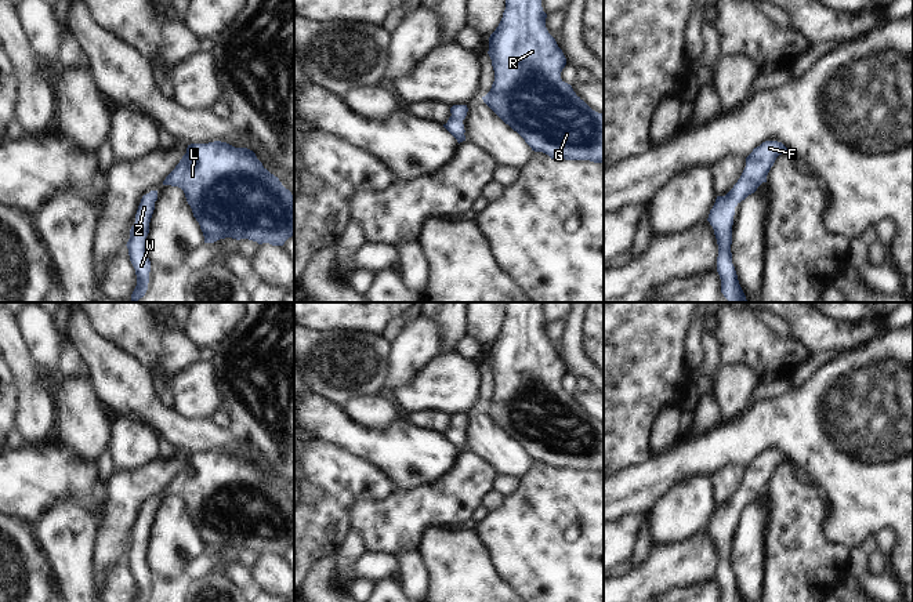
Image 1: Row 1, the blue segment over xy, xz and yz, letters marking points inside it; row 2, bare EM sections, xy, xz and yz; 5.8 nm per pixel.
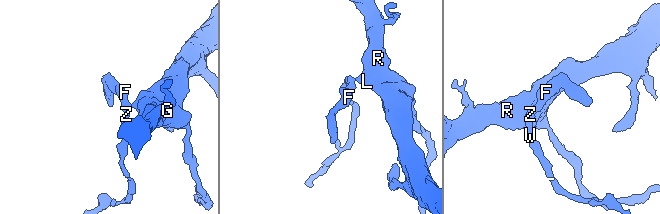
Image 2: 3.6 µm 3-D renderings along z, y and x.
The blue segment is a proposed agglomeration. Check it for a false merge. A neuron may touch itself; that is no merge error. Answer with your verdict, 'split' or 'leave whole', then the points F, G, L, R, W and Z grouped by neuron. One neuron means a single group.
leave whole | F G L R W Z

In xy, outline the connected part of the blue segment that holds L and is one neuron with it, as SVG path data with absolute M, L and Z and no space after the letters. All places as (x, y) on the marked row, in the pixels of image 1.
M221 141L191 144L163 185L184 191L204 243L232 237L283 246L294 236L294 196L247 148L235 148Z

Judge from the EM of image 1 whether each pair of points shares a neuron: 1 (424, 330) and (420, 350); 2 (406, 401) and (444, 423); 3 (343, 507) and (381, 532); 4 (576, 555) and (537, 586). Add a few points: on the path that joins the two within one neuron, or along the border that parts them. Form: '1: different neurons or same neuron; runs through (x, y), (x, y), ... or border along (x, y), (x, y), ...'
1: same neuron; runs through (421, 334), (420, 345)
2: different neurons; border along (406, 412), (435, 409), (445, 410), (450, 416)
3: different neurons; border along (381, 500), (359, 500), (354, 506), (351, 526)
4: same neuron; runs through (566, 557), (547, 576)

